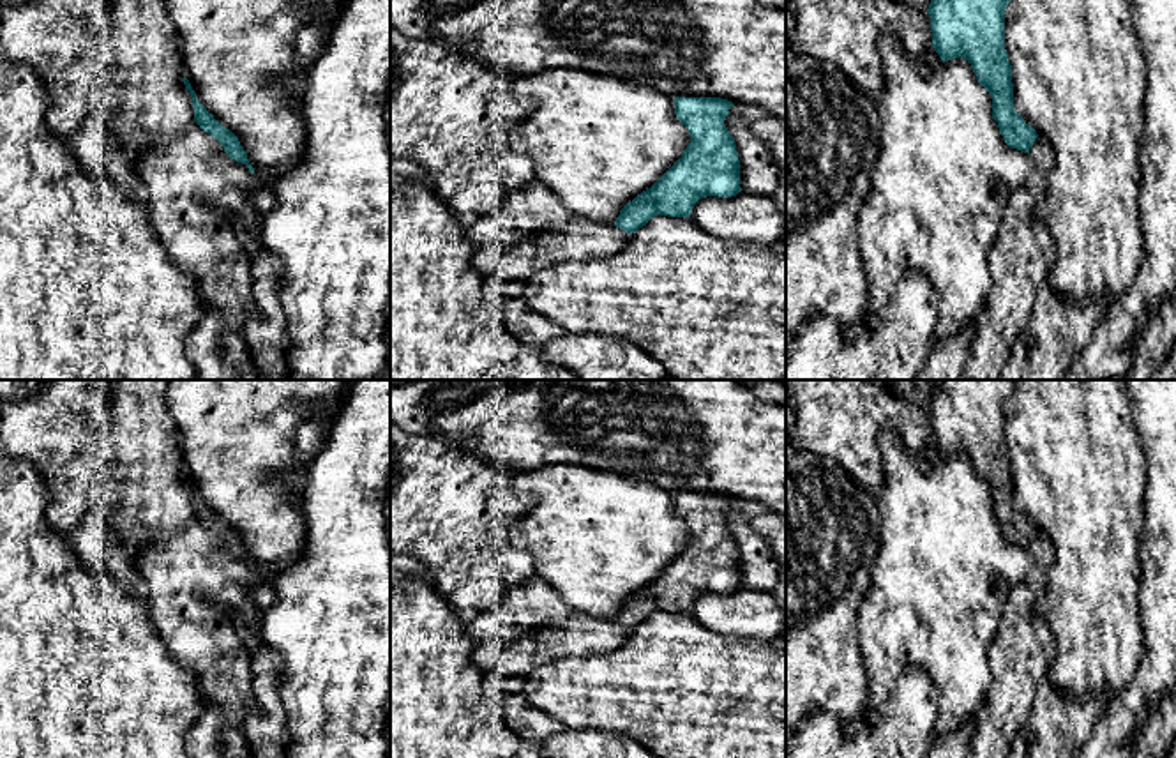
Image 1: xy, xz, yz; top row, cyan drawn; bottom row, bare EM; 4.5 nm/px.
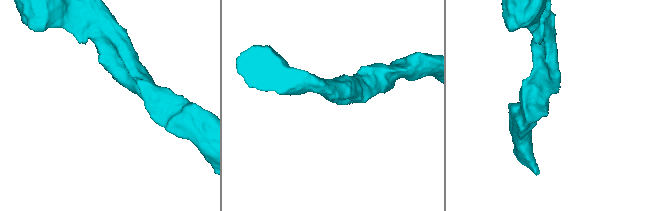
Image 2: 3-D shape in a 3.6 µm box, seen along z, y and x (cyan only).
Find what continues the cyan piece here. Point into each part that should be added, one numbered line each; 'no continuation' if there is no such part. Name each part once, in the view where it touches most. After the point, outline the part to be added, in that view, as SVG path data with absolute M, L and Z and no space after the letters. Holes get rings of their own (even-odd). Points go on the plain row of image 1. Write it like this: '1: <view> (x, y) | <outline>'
no continuation

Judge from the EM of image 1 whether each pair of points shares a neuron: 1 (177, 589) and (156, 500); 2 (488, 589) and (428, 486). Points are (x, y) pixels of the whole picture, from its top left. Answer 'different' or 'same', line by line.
1: different
2: same

